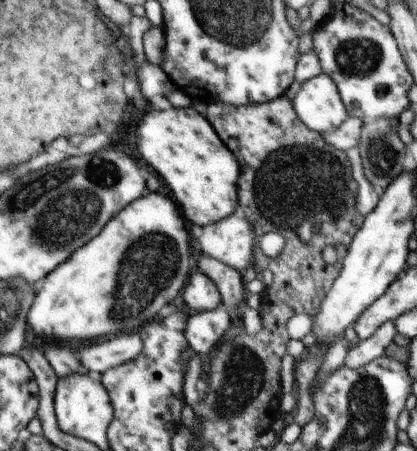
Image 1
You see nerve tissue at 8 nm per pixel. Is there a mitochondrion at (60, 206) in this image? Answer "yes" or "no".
yes

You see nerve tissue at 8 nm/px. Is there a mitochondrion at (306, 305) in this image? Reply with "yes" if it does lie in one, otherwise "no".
no

